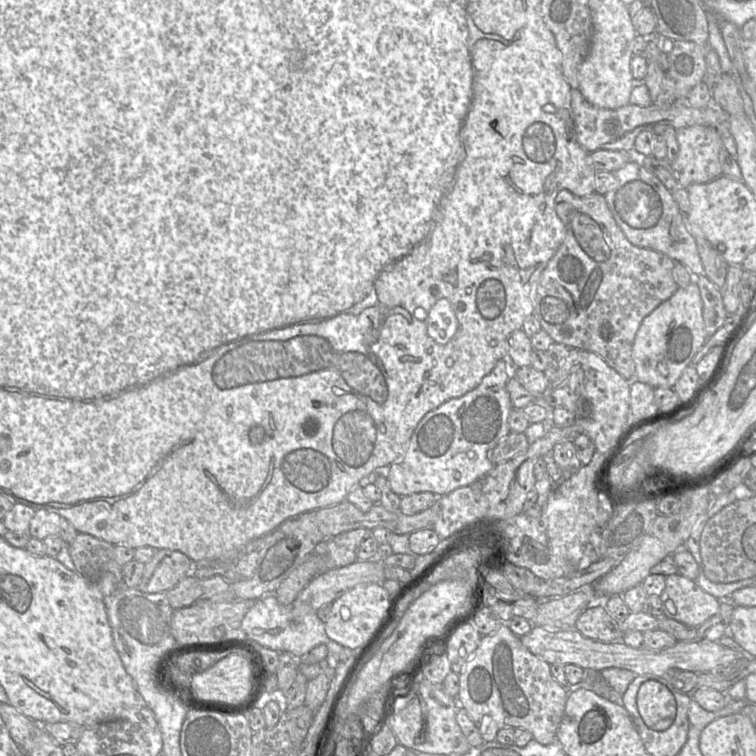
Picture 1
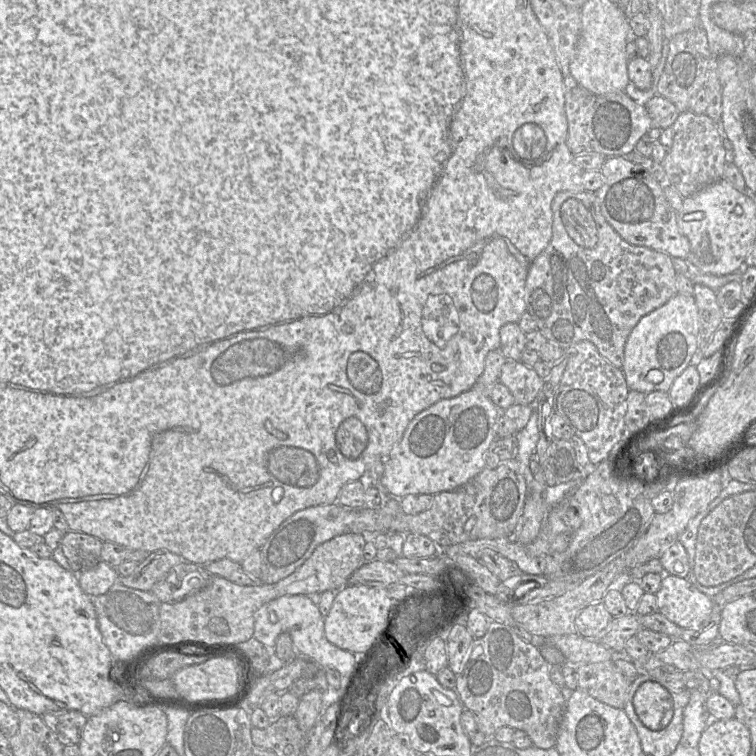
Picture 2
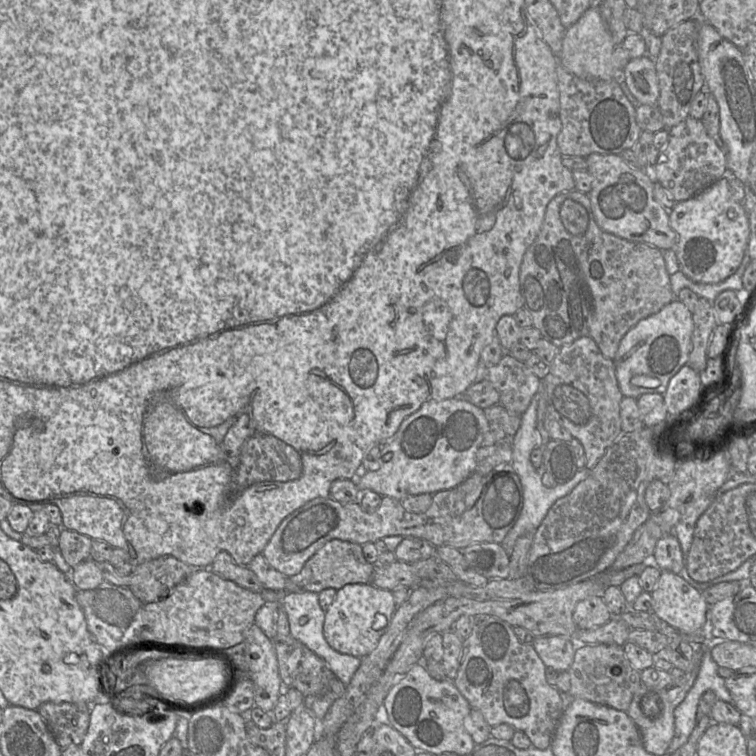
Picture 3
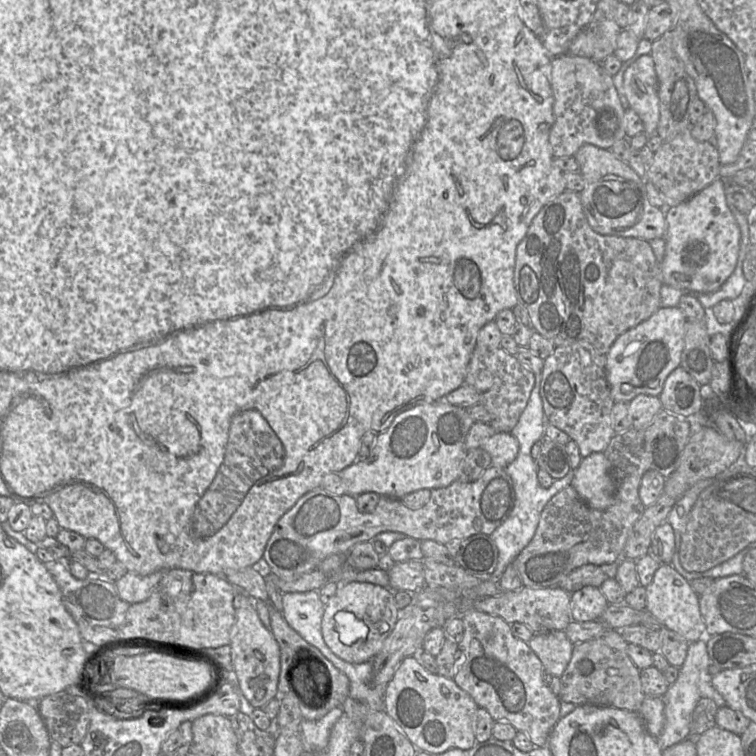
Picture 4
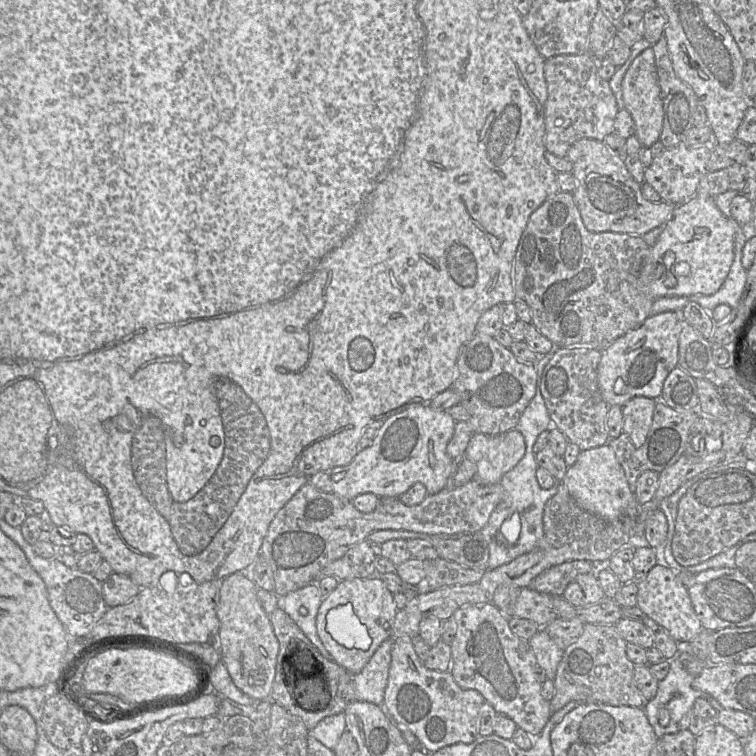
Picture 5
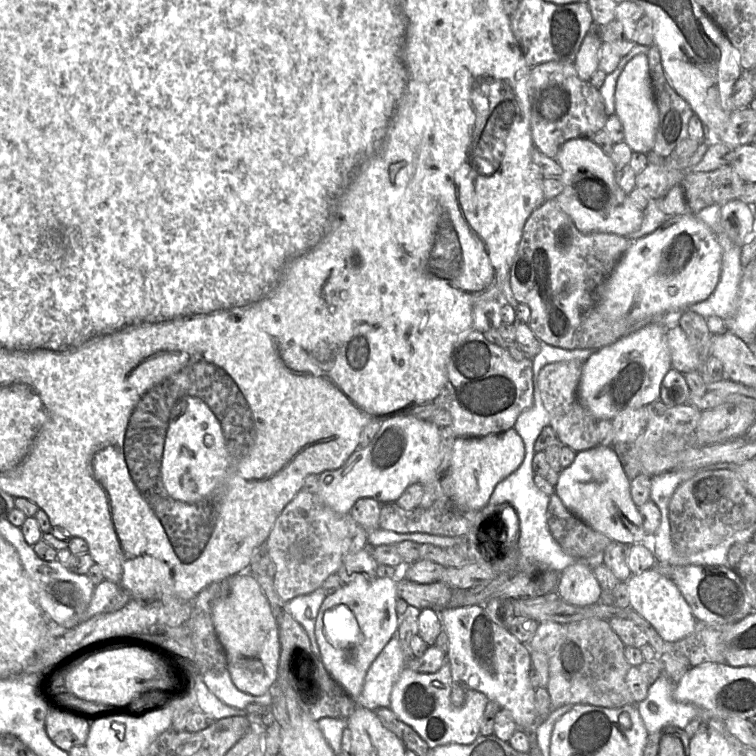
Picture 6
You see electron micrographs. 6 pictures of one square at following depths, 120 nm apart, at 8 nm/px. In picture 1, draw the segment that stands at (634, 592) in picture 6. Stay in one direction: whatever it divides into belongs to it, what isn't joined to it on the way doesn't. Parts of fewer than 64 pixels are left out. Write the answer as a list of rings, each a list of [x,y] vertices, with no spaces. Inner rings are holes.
[[[679,573],[666,576],[665,589],[660,598],[665,616],[693,627],[700,626],[719,612],[718,598]]]

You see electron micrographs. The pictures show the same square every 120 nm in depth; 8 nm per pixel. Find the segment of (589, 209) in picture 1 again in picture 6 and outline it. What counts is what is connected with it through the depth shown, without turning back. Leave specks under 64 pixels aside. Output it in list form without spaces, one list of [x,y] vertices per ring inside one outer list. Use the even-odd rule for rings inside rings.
[[[555,199],[545,200],[531,213],[525,223],[510,267],[510,286],[518,303],[525,303],[529,306],[528,325],[541,343],[567,350],[599,350],[631,334],[627,333],[627,329],[636,323],[614,323],[603,318],[595,308],[600,285],[611,274],[631,243],[628,237],[614,233],[580,232]]]

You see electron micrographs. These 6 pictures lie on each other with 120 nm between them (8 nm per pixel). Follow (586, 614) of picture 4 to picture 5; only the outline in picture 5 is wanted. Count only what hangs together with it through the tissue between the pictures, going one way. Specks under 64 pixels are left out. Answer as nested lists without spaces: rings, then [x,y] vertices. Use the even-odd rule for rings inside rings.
[[[586,573],[571,581],[562,596],[573,606],[584,607],[598,603],[605,594],[596,573]]]

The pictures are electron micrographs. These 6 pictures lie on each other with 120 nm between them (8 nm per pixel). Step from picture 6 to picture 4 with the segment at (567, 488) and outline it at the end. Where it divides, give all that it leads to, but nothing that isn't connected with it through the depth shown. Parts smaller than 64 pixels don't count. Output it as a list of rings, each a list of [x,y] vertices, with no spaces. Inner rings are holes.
[[[593,452],[582,458],[574,470],[571,486],[591,508],[605,510],[613,503],[616,486],[604,452]]]

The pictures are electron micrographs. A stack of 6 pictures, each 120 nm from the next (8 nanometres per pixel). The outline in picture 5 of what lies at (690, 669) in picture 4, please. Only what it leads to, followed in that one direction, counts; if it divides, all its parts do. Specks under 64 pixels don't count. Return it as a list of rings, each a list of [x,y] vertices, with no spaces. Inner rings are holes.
[[[679,654],[670,661],[670,670],[667,676],[659,681],[656,696],[644,706],[644,712],[650,725],[653,727],[657,738],[668,734],[676,734],[679,731],[688,730],[692,707],[698,698],[703,698],[716,709],[717,712],[724,709],[721,704],[709,694],[693,688],[694,676],[692,676],[683,666]],[[661,708],[668,709],[670,713],[670,723],[667,727],[662,727],[658,722],[658,713]]]

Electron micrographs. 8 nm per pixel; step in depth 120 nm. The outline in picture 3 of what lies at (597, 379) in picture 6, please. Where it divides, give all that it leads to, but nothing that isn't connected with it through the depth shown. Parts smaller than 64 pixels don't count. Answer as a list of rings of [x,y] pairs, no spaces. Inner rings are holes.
[[[677,298],[658,312],[638,321],[621,339],[613,359],[618,386],[624,397],[664,394],[669,380],[687,364],[693,331],[692,312]]]

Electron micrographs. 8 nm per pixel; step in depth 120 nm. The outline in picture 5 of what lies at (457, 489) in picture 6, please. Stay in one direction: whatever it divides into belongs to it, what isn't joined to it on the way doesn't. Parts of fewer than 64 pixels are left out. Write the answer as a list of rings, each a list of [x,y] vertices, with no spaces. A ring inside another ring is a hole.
[[[515,428],[497,435],[474,433],[464,456],[477,466],[473,479],[493,484],[500,482],[502,476],[517,465],[525,448],[524,437]]]

